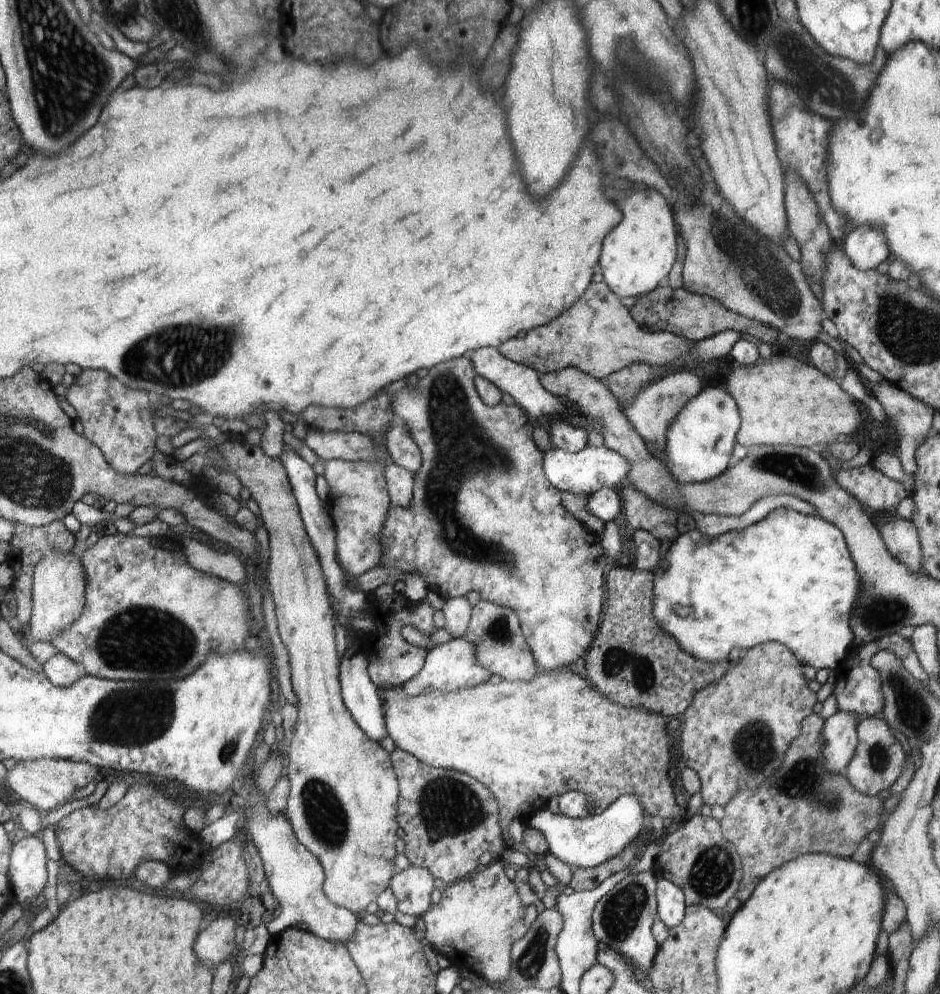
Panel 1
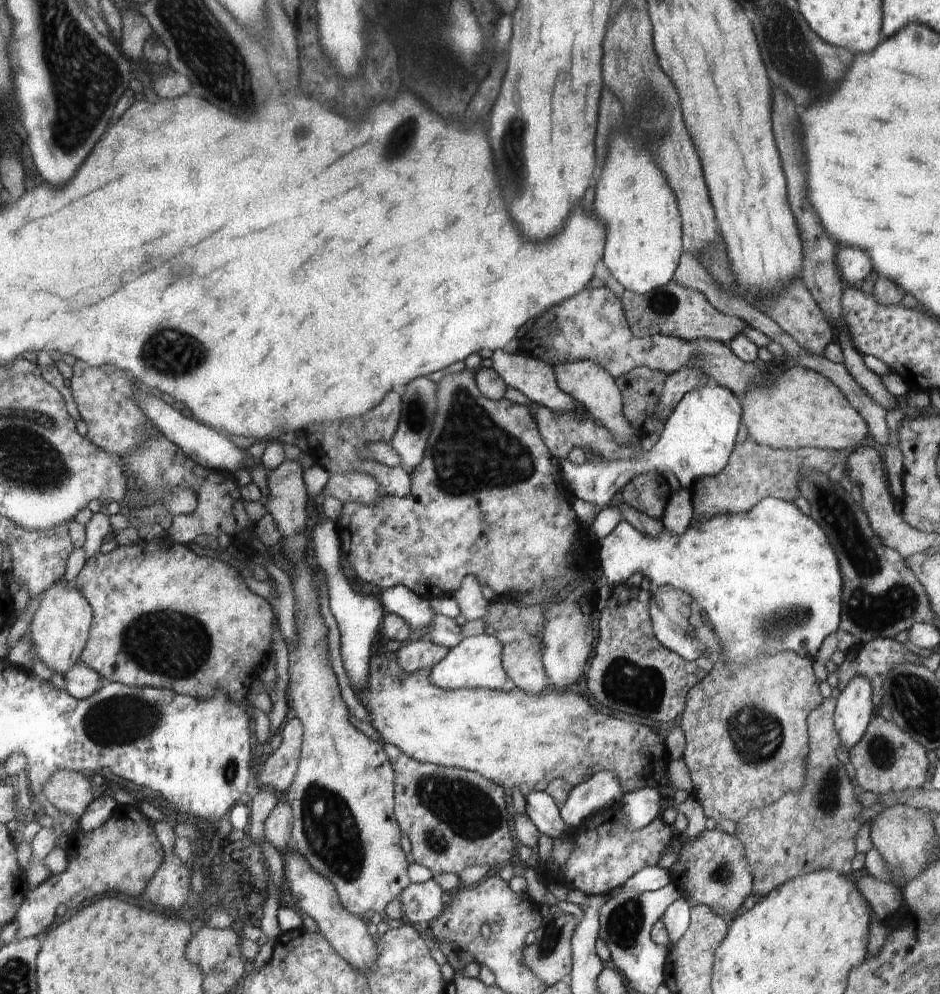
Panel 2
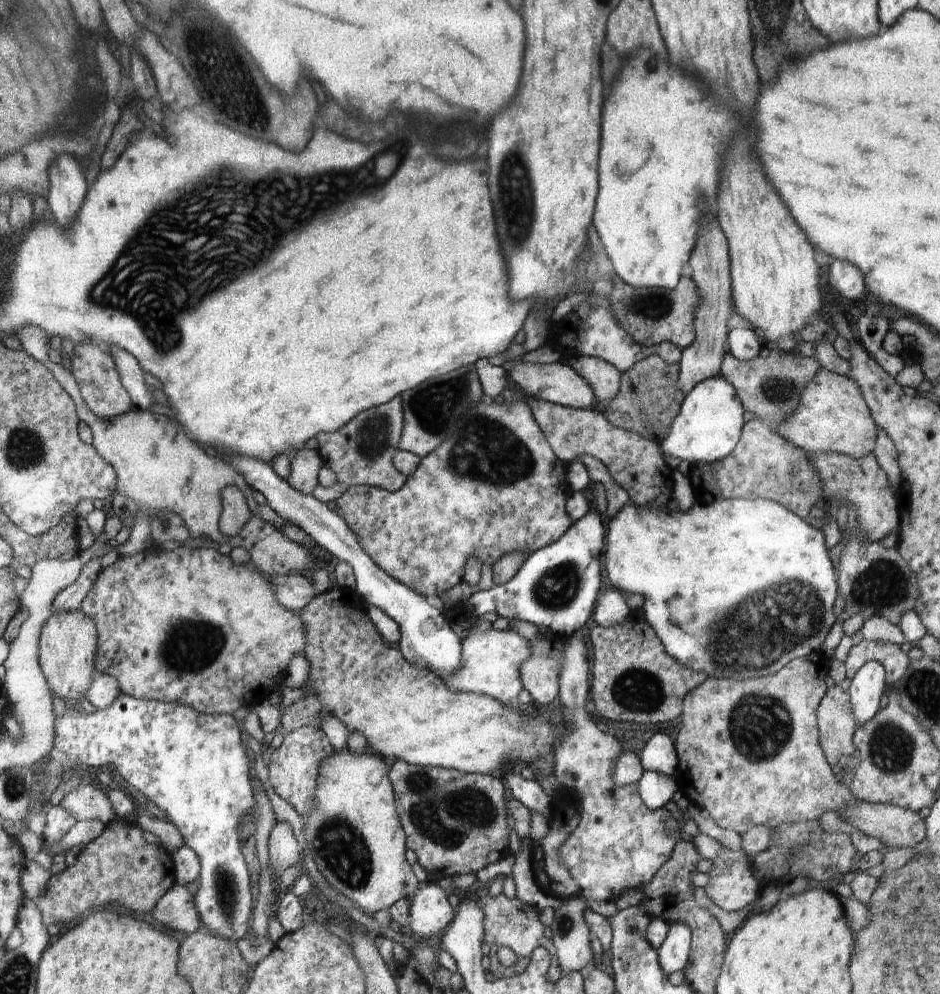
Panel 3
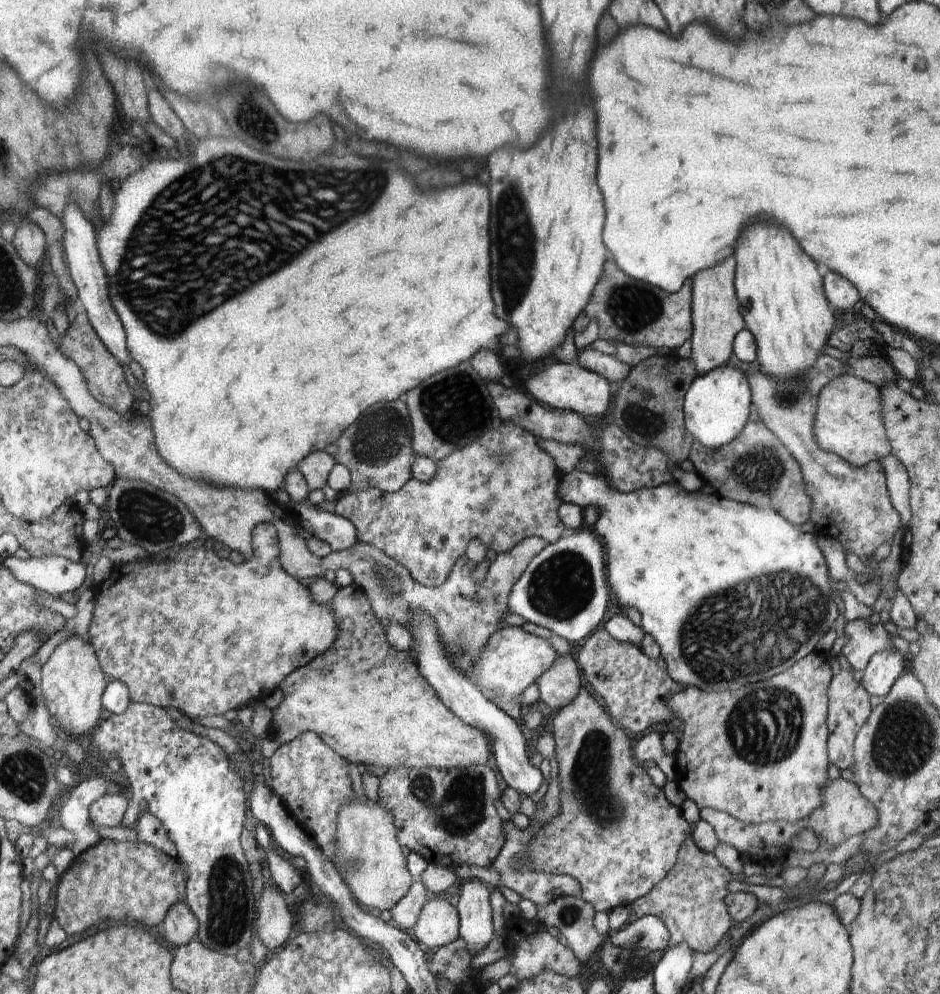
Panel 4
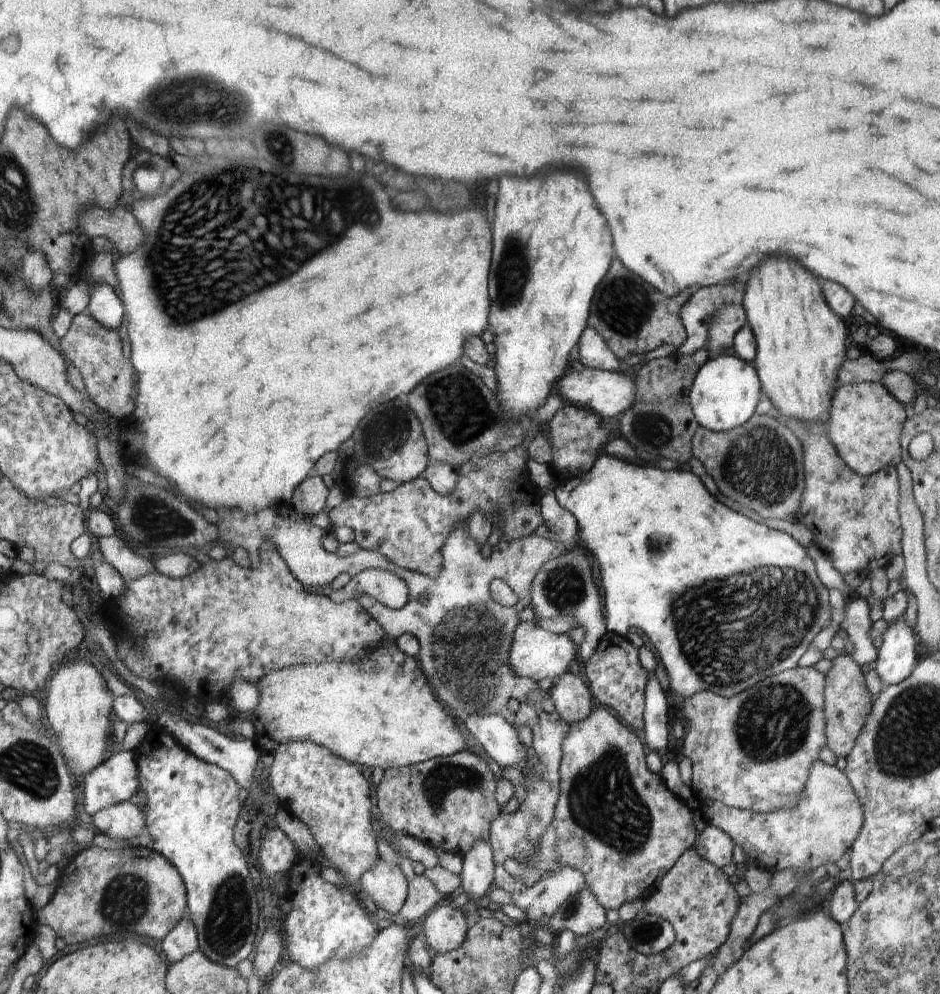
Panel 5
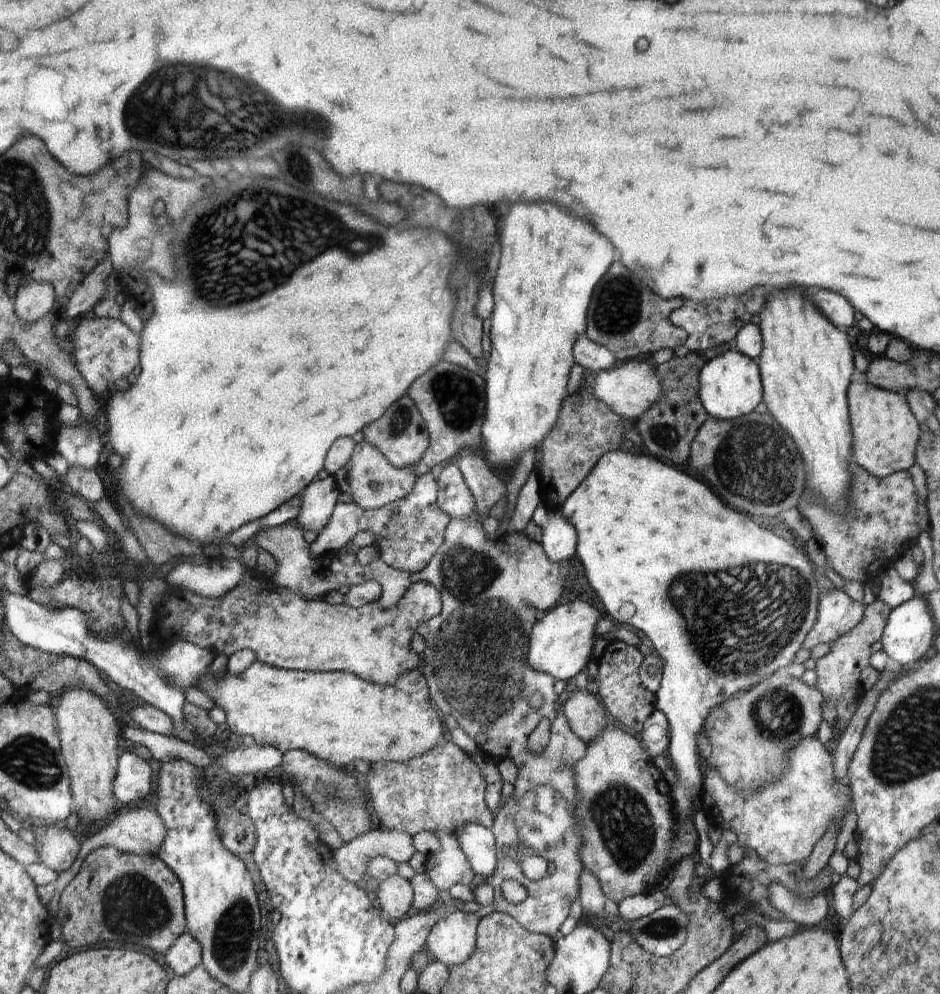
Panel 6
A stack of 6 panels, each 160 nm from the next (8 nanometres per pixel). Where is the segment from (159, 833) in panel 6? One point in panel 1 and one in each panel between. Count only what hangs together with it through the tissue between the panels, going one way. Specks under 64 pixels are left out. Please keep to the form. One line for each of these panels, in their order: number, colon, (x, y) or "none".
1: (44, 783)
2: (69, 791)
3: (86, 803)
4: (109, 810)
5: (124, 820)

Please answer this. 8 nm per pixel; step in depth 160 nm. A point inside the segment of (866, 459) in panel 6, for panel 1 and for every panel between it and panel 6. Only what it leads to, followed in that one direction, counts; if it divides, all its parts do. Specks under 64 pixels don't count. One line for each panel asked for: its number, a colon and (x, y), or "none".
1: (788, 402)
2: (802, 408)
3: (832, 416)
4: (849, 422)
5: (865, 423)

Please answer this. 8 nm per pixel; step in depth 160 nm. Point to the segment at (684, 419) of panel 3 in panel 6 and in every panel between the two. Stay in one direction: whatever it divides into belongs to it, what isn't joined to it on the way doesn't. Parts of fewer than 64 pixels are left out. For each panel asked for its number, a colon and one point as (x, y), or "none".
4: (716, 406)
5: (725, 391)
6: (729, 384)

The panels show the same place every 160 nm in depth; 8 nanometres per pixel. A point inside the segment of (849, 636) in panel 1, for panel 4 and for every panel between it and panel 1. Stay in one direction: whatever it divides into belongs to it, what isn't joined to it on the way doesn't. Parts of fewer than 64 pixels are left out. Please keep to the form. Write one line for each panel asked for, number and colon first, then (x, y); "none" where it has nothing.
2: (766, 580)
3: (717, 555)
4: (670, 553)

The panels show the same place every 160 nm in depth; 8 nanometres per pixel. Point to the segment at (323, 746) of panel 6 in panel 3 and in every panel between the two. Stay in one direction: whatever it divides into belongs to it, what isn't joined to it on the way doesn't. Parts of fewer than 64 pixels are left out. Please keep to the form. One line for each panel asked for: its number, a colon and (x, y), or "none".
3: (404, 712)
4: (367, 701)
5: (379, 711)

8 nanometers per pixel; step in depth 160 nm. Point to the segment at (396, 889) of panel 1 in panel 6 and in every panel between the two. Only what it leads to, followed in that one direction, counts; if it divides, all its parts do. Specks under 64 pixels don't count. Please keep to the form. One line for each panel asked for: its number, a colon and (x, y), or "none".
2: (422, 902)
3: (430, 913)
4: (438, 924)
5: (446, 928)
6: (453, 940)

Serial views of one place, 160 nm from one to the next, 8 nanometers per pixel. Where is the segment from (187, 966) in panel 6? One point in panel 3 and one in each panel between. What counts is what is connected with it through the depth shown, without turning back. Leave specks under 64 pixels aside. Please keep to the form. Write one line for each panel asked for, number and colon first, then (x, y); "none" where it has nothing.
3: (176, 910)
4: (181, 926)
5: (182, 940)

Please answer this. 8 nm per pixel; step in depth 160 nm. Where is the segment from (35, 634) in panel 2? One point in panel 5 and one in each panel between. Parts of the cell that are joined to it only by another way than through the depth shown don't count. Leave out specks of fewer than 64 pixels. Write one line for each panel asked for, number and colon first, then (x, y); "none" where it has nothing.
3: (69, 641)
4: (72, 684)
5: (77, 705)

